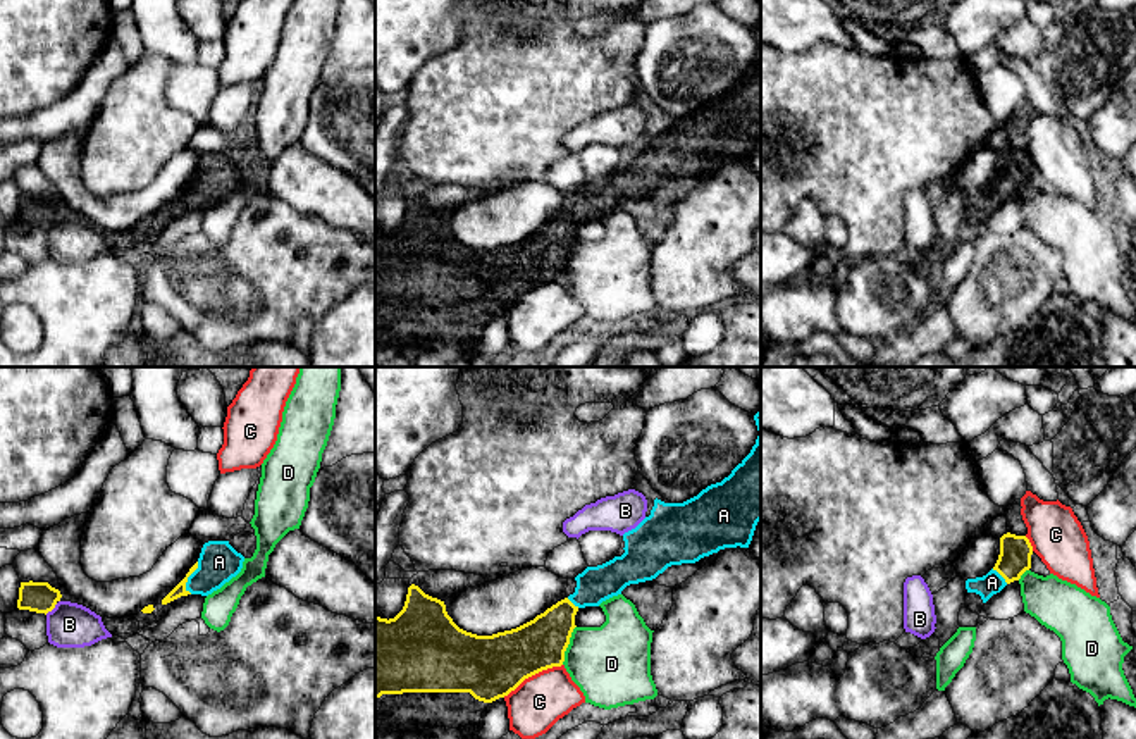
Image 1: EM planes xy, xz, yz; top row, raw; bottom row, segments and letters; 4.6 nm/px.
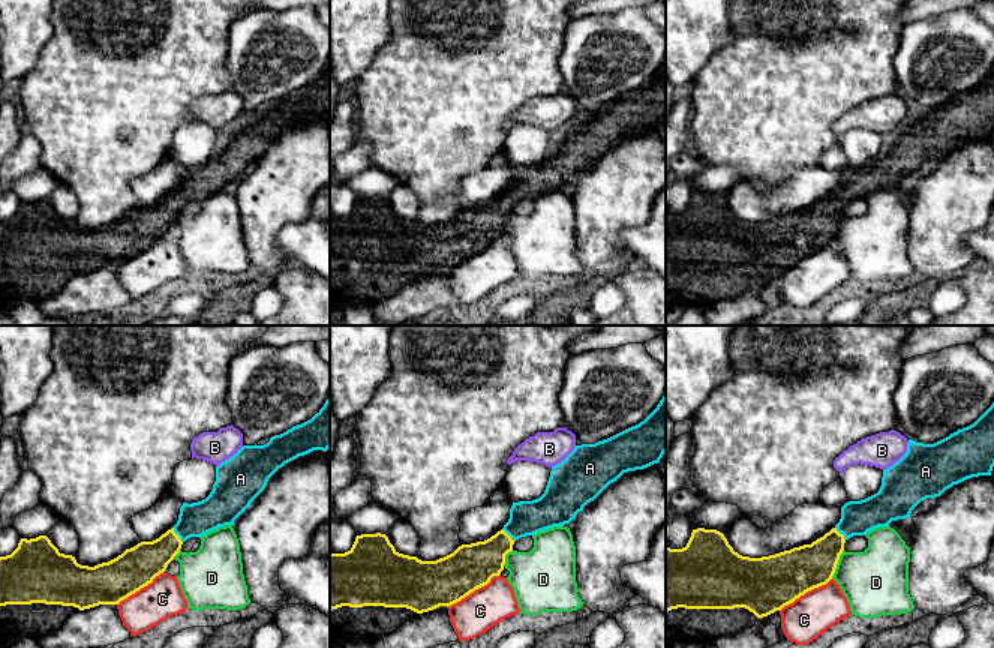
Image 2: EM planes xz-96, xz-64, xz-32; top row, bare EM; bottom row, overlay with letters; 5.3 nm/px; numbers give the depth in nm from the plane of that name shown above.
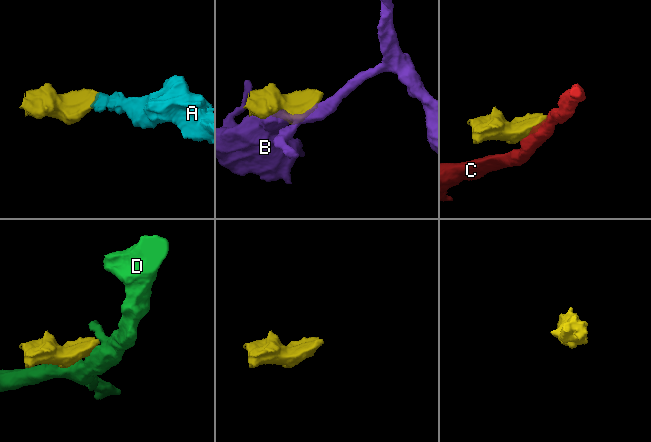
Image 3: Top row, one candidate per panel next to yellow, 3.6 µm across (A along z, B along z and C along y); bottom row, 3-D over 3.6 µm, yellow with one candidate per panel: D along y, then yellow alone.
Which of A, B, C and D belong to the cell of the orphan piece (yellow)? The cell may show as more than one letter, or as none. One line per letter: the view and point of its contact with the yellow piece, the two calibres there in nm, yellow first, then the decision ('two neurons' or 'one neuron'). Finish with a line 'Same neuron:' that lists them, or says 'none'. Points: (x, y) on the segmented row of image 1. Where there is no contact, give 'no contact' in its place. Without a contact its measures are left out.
A: meets yellow in xy at (188, 576); 60 nm thick on the yellow side, 190 nm on the other; one neuron
B: meets yellow in xy at (52, 608); 140 nm thick on the yellow side, 200 nm on the other; two neurons
C: meets yellow in xz at (532, 674); 300 nm thick on the yellow side, 240 nm on the other; two neurons
D: meets yellow in xz at (568, 643); 240 nm thick on the yellow side, 360 nm on the other; two neurons
Same neuron: A

